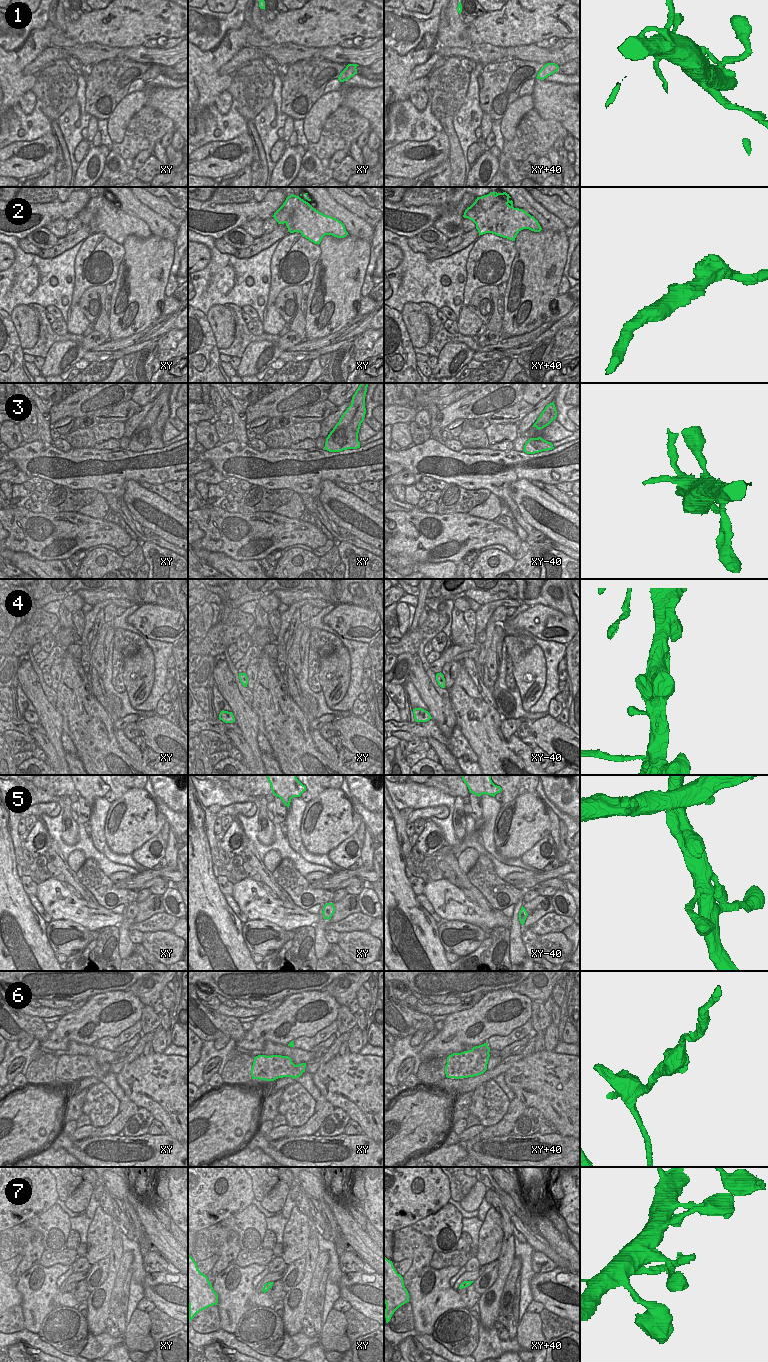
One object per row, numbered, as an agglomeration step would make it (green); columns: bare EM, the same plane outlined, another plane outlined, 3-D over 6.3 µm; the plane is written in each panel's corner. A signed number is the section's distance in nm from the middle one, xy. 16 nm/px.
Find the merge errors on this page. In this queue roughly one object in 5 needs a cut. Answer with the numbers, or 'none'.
1.

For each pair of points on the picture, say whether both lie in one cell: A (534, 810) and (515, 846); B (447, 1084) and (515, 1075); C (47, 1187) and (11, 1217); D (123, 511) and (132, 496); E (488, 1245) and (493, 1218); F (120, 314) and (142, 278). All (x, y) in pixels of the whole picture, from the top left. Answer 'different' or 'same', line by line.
A: same
B: different
C: same
D: different
E: same
F: same

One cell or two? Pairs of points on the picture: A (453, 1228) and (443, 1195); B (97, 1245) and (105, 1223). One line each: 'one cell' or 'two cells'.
A: two cells
B: one cell

